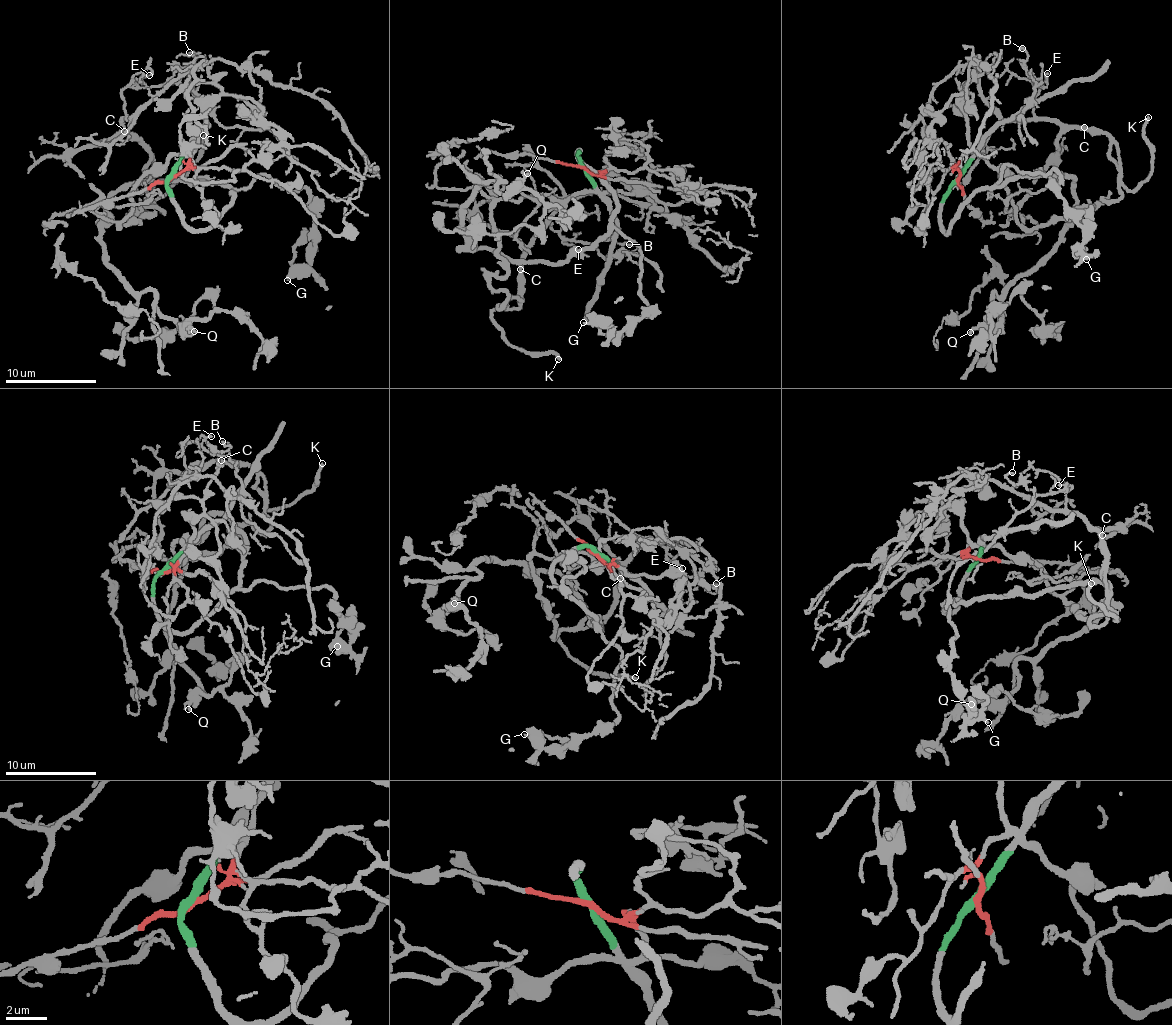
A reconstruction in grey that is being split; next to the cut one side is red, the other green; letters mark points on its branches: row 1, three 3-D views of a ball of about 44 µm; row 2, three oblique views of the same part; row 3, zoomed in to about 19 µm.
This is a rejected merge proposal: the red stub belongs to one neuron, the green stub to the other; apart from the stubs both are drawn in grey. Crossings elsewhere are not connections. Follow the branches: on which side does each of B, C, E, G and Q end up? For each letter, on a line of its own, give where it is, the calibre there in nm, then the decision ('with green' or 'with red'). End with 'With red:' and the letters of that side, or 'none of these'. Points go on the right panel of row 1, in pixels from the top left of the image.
B: place (1022, 48); calibre 140 nm; with red
C: place (1084, 127); calibre 360 nm; with red
E: place (1047, 73); calibre 130 nm; with red
G: place (1086, 259); calibre 240 nm; with green
Q: place (970, 332); calibre 160 nm; with green
With red: B, C, E

